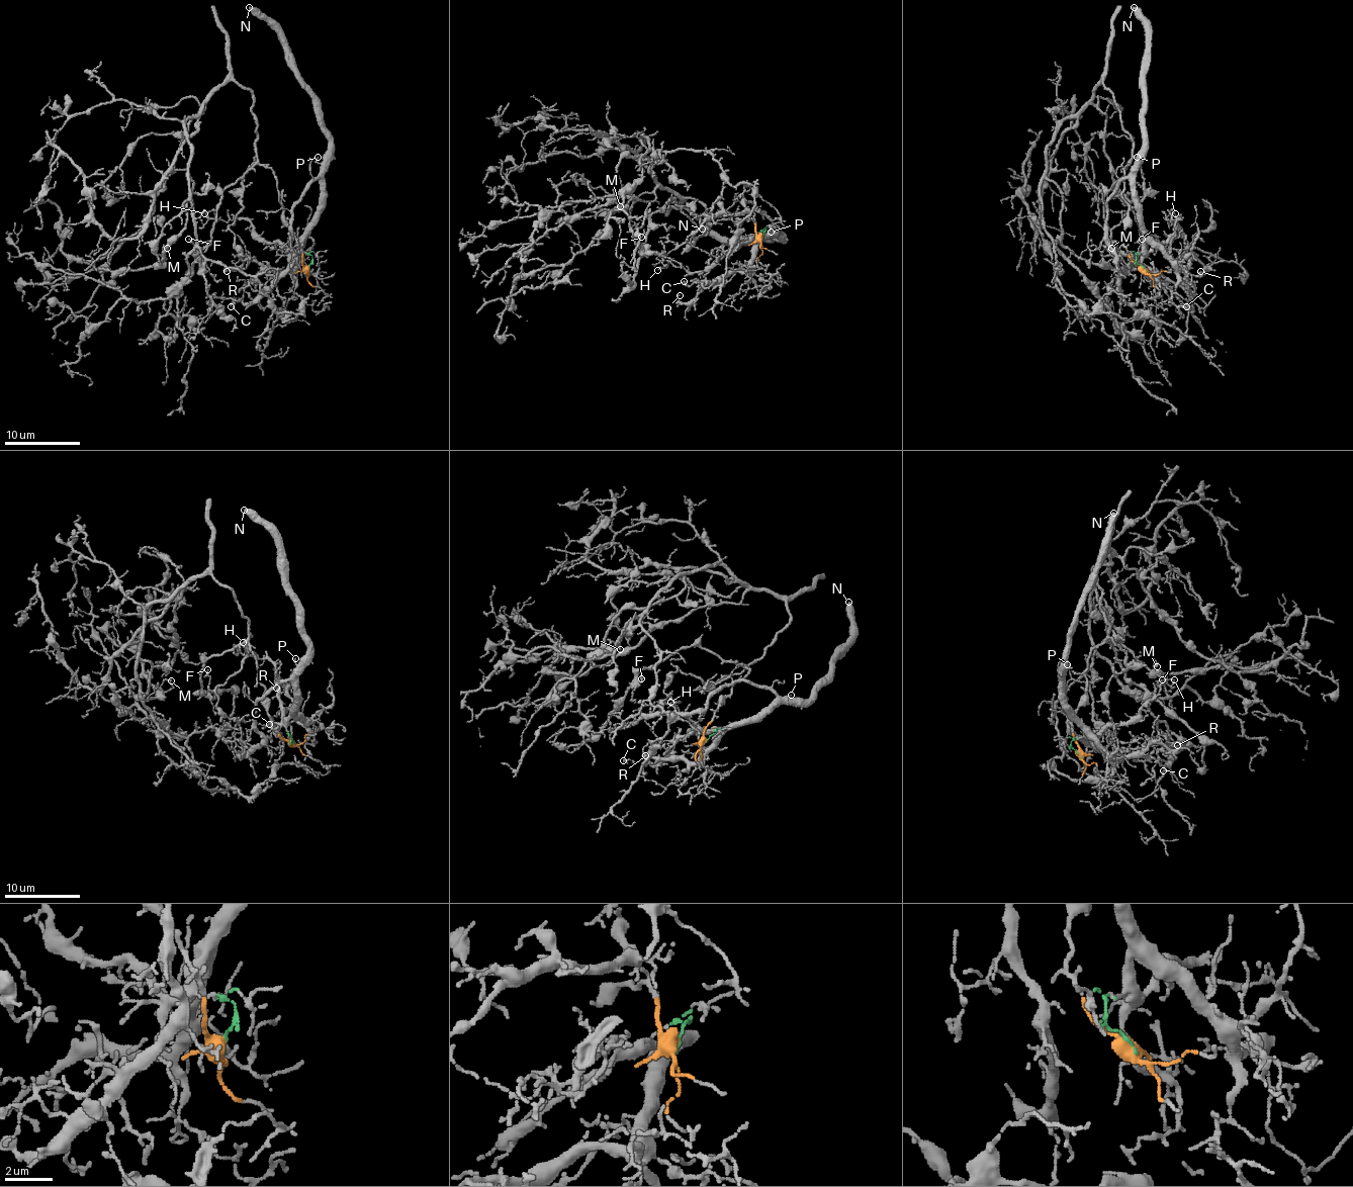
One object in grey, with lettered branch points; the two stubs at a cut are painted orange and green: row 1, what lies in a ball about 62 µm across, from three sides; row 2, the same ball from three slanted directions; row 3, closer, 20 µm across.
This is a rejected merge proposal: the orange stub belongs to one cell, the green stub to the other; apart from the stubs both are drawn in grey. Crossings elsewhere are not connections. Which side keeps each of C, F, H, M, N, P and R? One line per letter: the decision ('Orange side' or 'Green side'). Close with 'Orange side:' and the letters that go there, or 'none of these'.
C: Green side
F: Orange side
H: Green side
M: Orange side
N: Green side
P: Green side
R: Green side
Orange side: F, M

